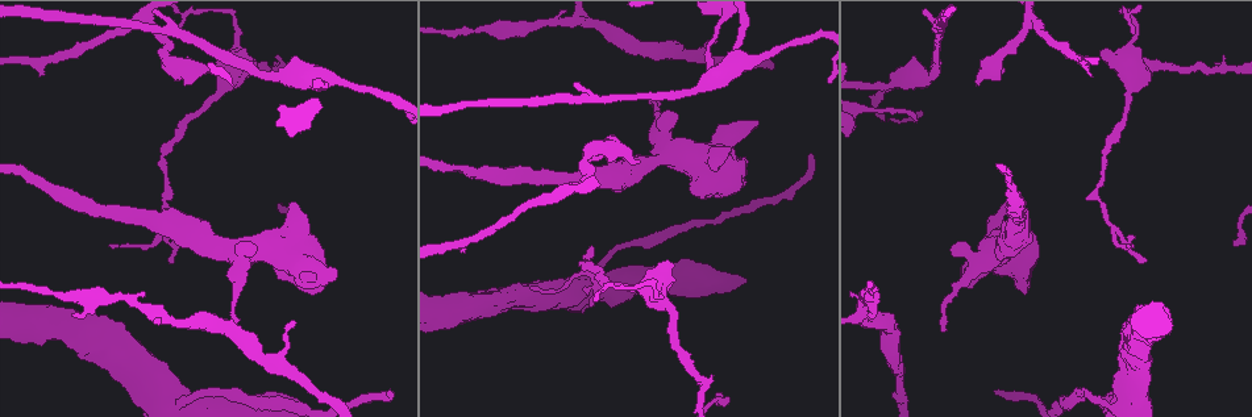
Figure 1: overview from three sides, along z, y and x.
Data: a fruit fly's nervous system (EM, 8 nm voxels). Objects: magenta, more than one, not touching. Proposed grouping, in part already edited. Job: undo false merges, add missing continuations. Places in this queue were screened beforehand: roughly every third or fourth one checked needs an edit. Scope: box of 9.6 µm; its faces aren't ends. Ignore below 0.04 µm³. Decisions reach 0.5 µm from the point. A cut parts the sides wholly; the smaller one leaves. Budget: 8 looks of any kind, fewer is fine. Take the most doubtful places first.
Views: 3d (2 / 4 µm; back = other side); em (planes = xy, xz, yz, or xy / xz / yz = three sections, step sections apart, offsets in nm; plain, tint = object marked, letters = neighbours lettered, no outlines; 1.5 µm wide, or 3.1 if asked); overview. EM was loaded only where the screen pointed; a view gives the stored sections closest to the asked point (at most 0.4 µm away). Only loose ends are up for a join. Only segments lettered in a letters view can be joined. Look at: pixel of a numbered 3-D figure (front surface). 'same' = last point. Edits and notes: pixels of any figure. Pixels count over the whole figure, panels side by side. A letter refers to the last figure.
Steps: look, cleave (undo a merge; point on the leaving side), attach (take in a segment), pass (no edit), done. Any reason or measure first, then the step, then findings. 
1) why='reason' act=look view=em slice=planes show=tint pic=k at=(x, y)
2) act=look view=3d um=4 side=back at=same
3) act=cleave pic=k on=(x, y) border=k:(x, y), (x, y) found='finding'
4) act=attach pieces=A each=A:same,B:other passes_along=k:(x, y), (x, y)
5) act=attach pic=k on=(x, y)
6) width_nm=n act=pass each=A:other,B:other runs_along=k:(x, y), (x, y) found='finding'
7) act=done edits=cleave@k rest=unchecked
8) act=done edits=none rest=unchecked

act=look view=em slice=planes show=tint pic=1 at=(389, 391)

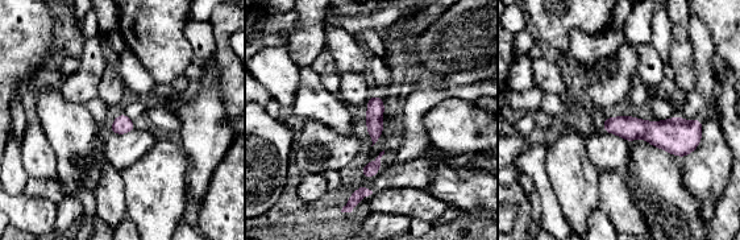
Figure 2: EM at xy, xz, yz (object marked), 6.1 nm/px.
act=look view=em slice=planes show=letters at=same

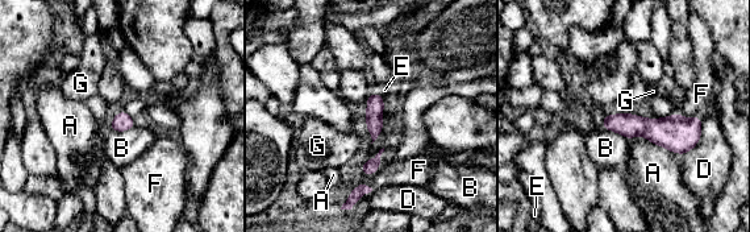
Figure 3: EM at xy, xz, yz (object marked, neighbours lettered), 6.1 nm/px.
longest_contact=A:340nm act=attach pieces=E each=A:other,B:other,D:other,E:same,F:other,G:other passes_along=3:(374, 114), (378, 94), (384, 90) found='the neuron continues'

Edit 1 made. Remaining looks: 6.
why='branch point' act=look view=3d um=2 pic=1 at=(896, 79)

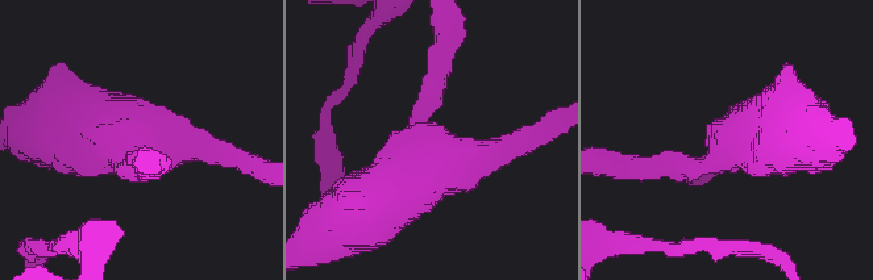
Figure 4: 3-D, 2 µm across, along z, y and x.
arms=3 why='now the EM' act=look view=em slice=planes show=letters pic=4 at=(420, 151)

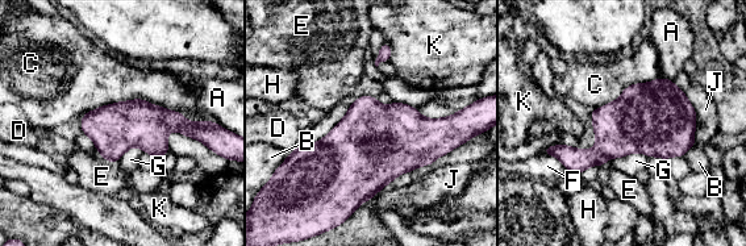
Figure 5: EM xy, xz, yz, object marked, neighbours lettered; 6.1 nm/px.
width_nm=300 longest_contact=C:750nm act=pass each=A:other,B:other,C:other,D:other,E:other,F:other,G:other,H:other,J:other,K:other found='one neuron here'

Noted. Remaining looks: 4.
act=look view=overview

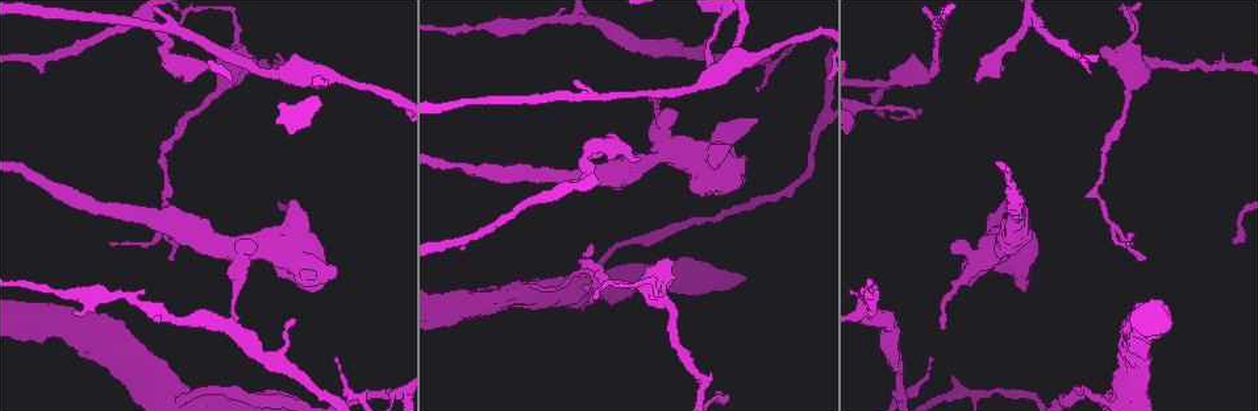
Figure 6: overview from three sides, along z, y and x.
why='thin end' act=look view=em slice=planes show=tint pic=6 at=(653, 99)

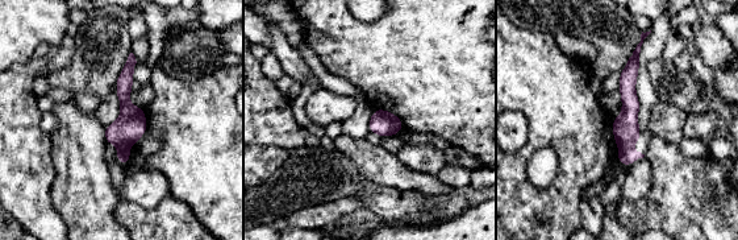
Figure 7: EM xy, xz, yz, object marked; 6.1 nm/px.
act=look view=em slice=planes show=letters at=same

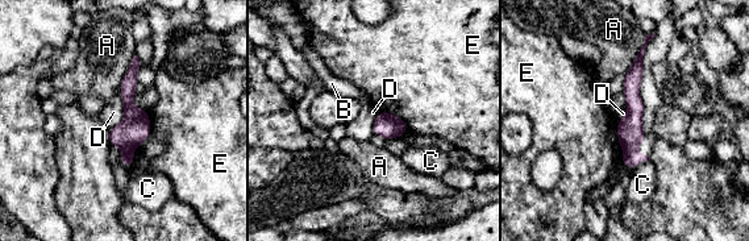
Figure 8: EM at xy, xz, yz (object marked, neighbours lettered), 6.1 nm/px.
act=pass each=A:other,B:other,C:other,D:other,E:other runs_along=8:(640, 57), (633, 77), (628, 163) found='none of them fits'

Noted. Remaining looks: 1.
act=done edits=attach@3 rest=unchecked

